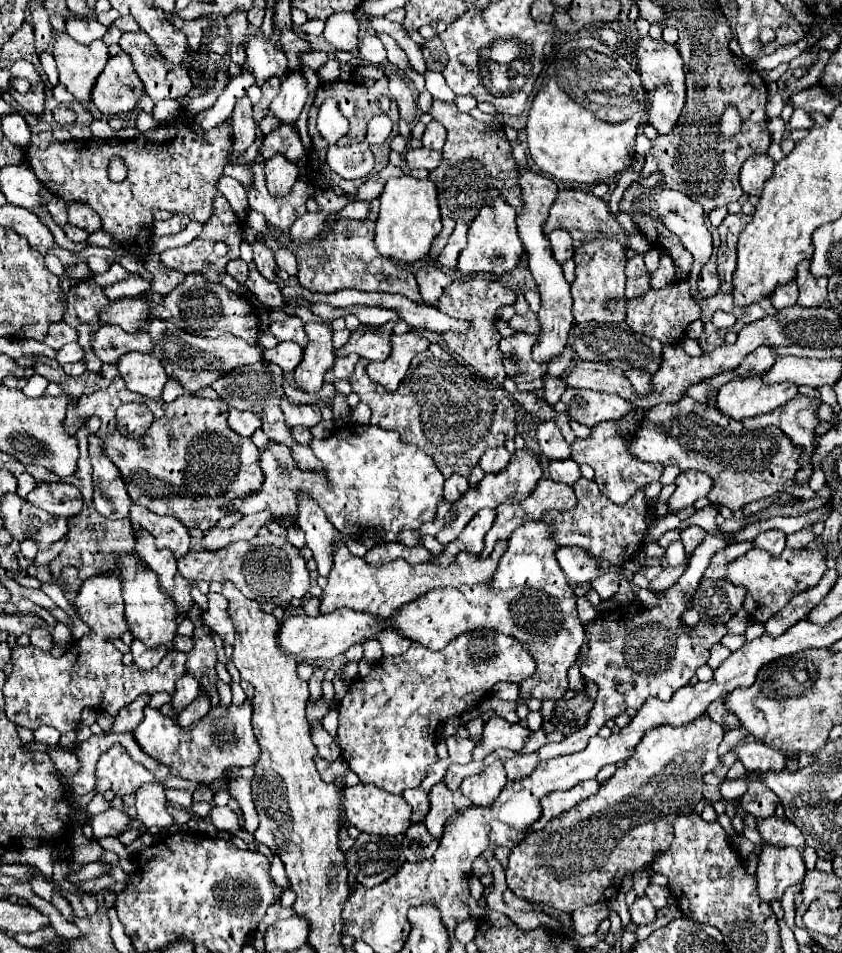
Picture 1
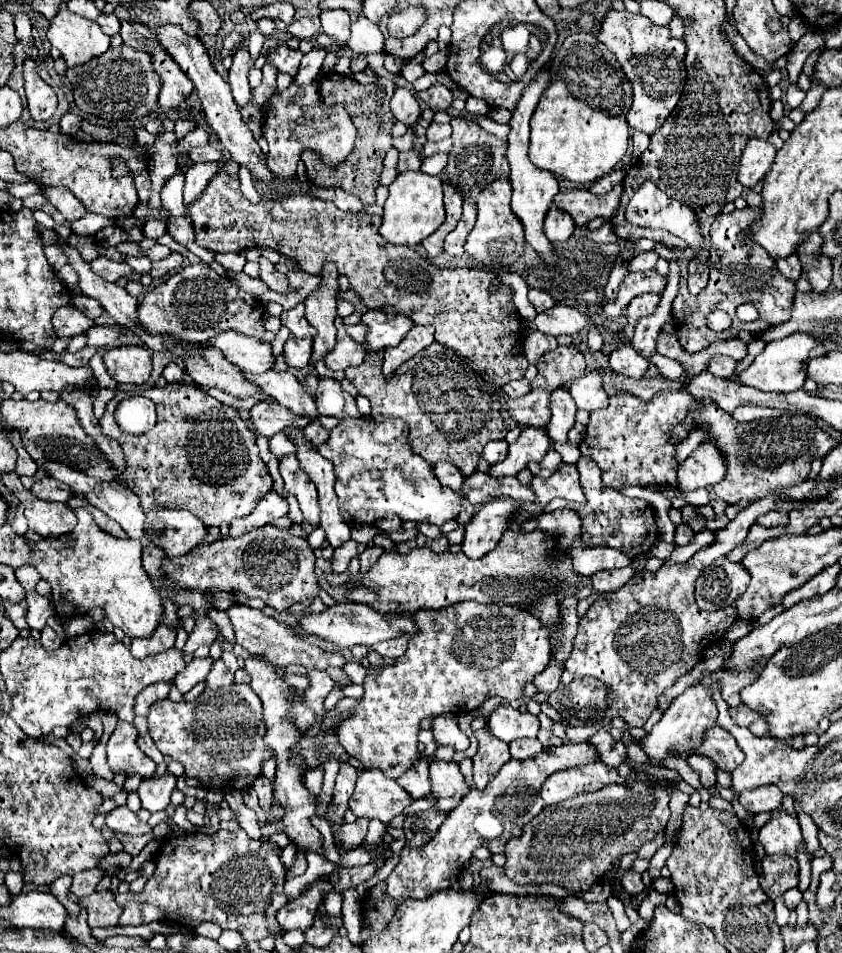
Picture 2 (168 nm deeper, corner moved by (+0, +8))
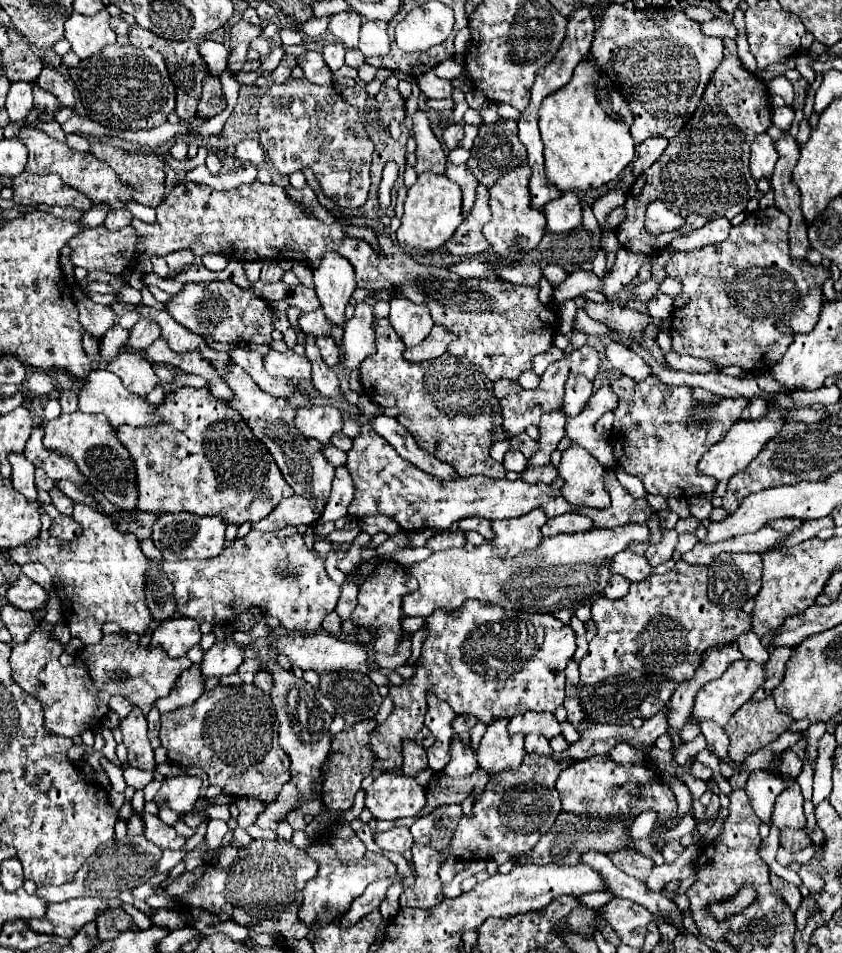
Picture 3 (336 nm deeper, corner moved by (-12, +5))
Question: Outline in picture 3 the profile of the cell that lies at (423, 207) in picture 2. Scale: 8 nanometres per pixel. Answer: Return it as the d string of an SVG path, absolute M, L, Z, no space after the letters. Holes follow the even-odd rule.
M434 172L420 174L416 184L408 190L408 196L404 202L402 224L396 232L398 244L400 246L406 244L418 250L438 250L460 226L462 222L460 206L462 206L462 192L456 182L452 182L444 174L434 174Z

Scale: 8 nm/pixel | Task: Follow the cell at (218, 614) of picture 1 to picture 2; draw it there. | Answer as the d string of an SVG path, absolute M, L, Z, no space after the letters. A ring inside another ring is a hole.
M232 605L226 611L232 619L232 625L236 629L236 641L252 655L260 655L268 659L276 667L286 667L290 663L304 665L306 669L326 669L326 667L342 667L346 663L346 657L340 651L324 651L318 645L312 645L310 641L304 641L300 633L296 633L290 625L278 623L272 617L266 617L258 609L250 609L246 605Z

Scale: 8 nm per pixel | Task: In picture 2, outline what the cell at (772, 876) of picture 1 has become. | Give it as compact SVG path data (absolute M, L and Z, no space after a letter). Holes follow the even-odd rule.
M776 807L770 813L770 821L760 829L760 843L768 855L796 857L796 849L802 843L802 831L798 819L784 807Z

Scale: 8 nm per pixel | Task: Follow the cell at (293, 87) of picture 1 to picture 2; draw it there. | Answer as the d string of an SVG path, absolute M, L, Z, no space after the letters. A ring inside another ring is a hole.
M314 47L310 53L306 53L302 57L302 63L300 63L300 71L298 75L294 77L294 83L298 85L308 85L314 81L314 77L320 73L320 67L324 63L324 57L326 57L326 49L322 47Z

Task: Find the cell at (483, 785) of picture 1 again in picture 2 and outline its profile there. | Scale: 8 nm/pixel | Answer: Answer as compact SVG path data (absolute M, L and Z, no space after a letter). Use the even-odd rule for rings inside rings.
M488 727L474 731L474 737L478 739L478 751L472 757L474 763L474 785L478 789L484 789L492 777L500 771L500 767L510 761L508 743L496 739Z

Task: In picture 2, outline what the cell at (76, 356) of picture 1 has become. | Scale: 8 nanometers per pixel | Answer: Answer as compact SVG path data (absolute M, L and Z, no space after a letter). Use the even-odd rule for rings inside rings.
M96 325L86 333L90 347L112 347L120 335L122 335L120 325L102 325L102 327Z

